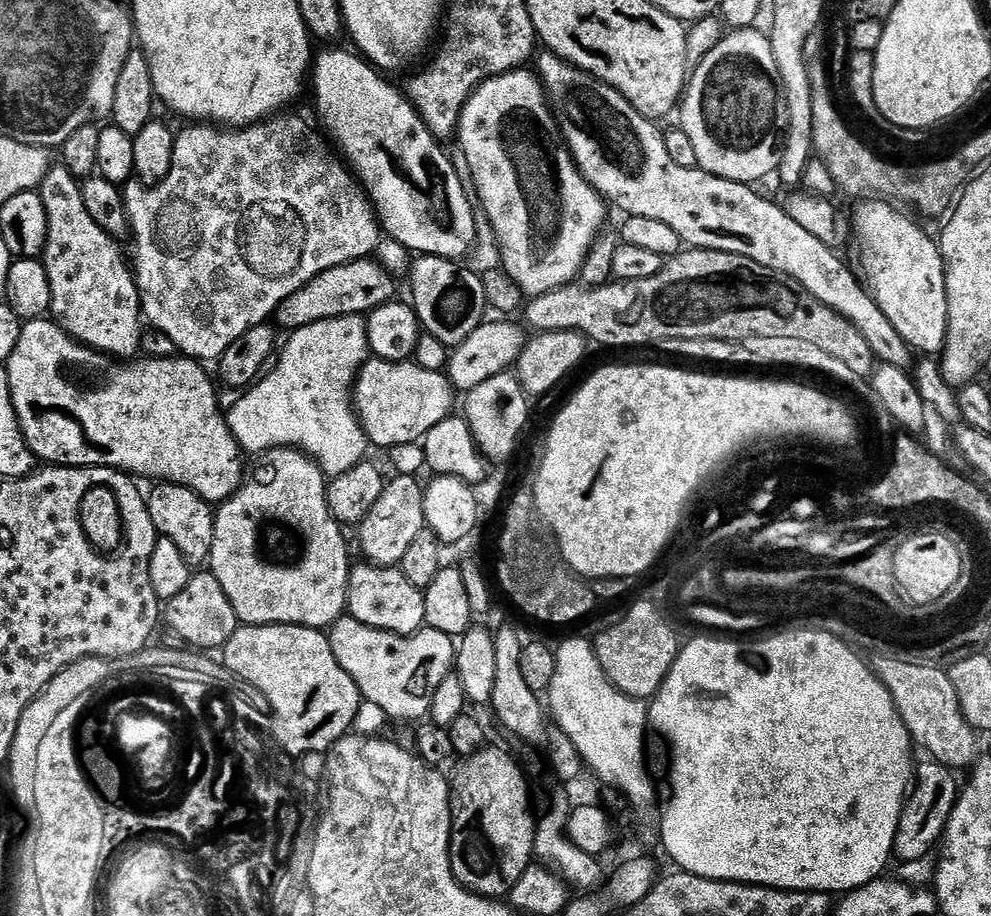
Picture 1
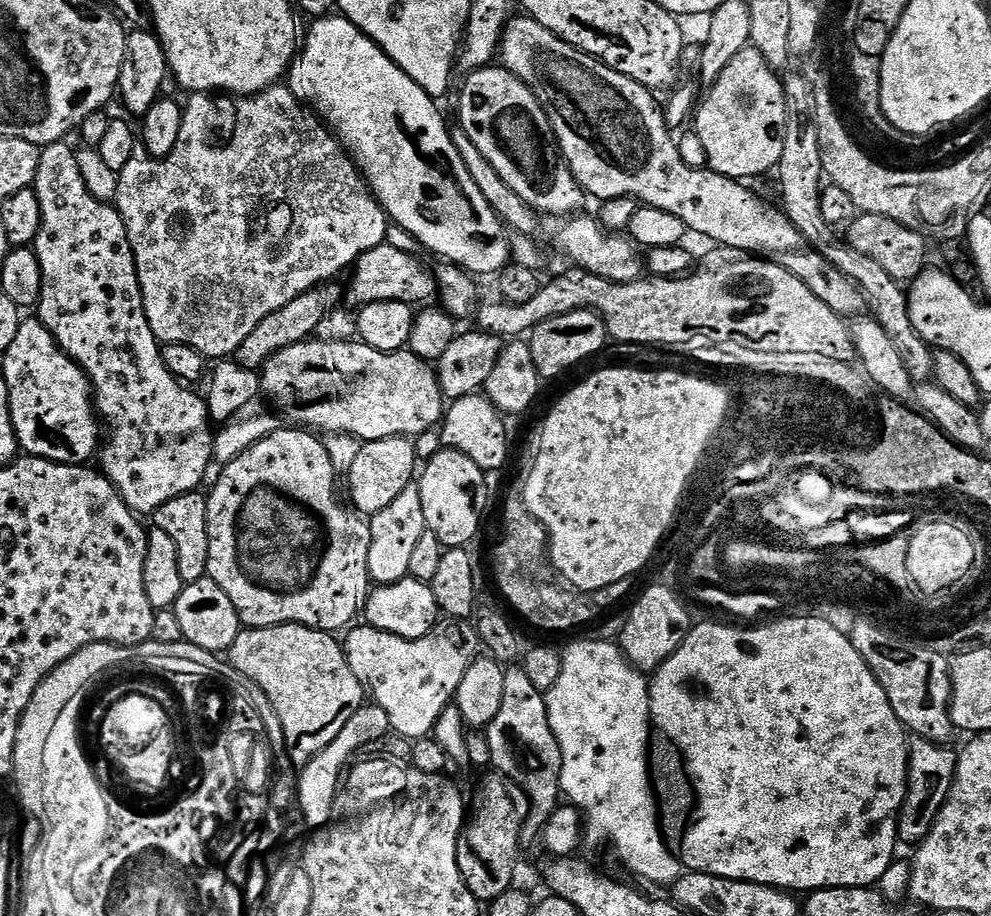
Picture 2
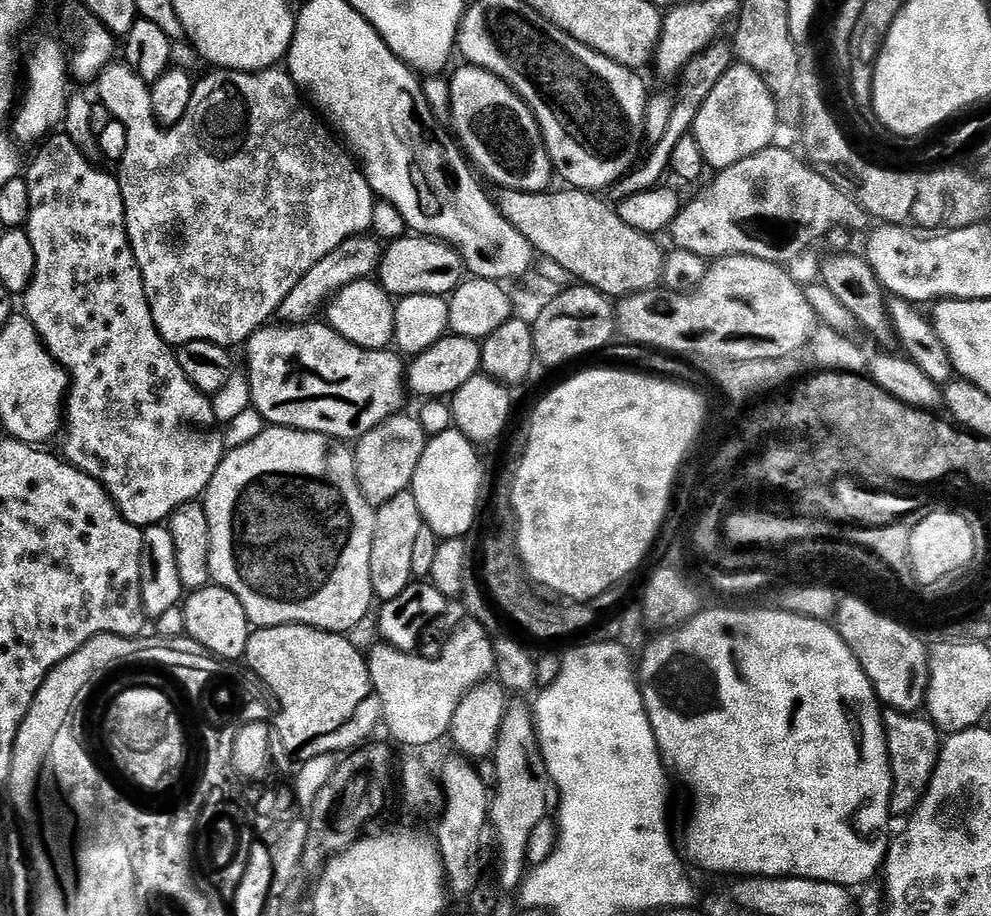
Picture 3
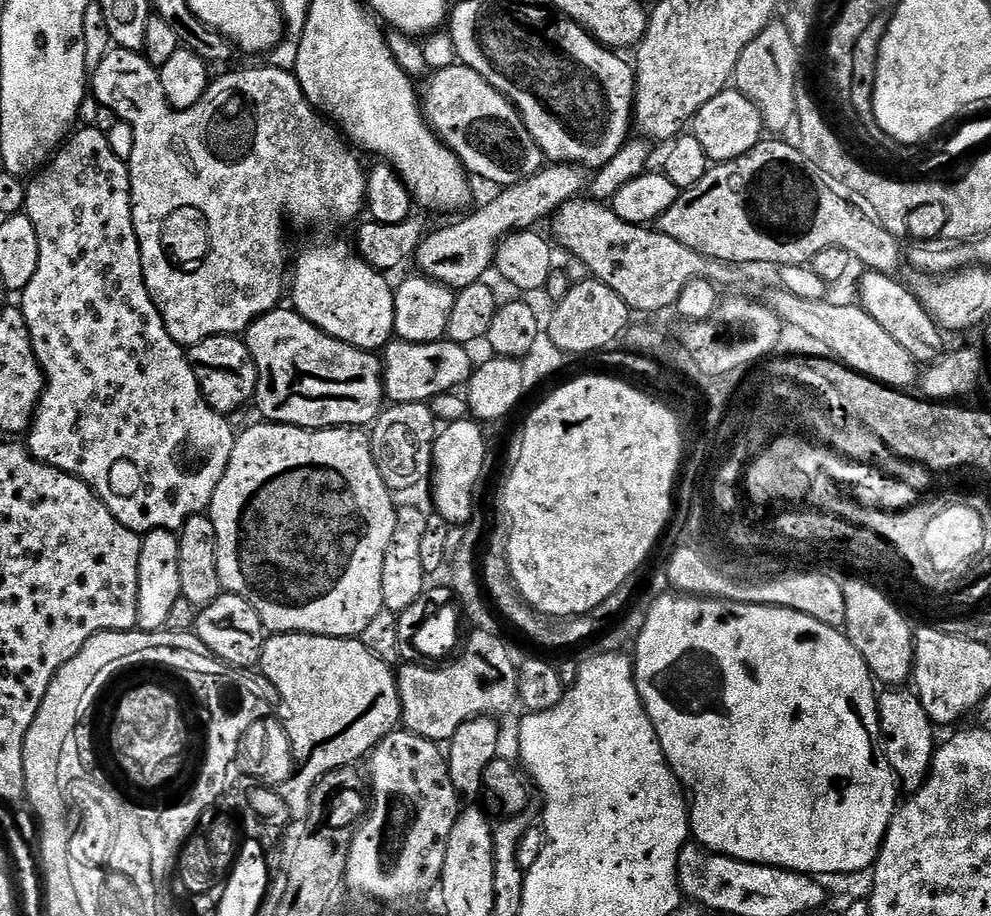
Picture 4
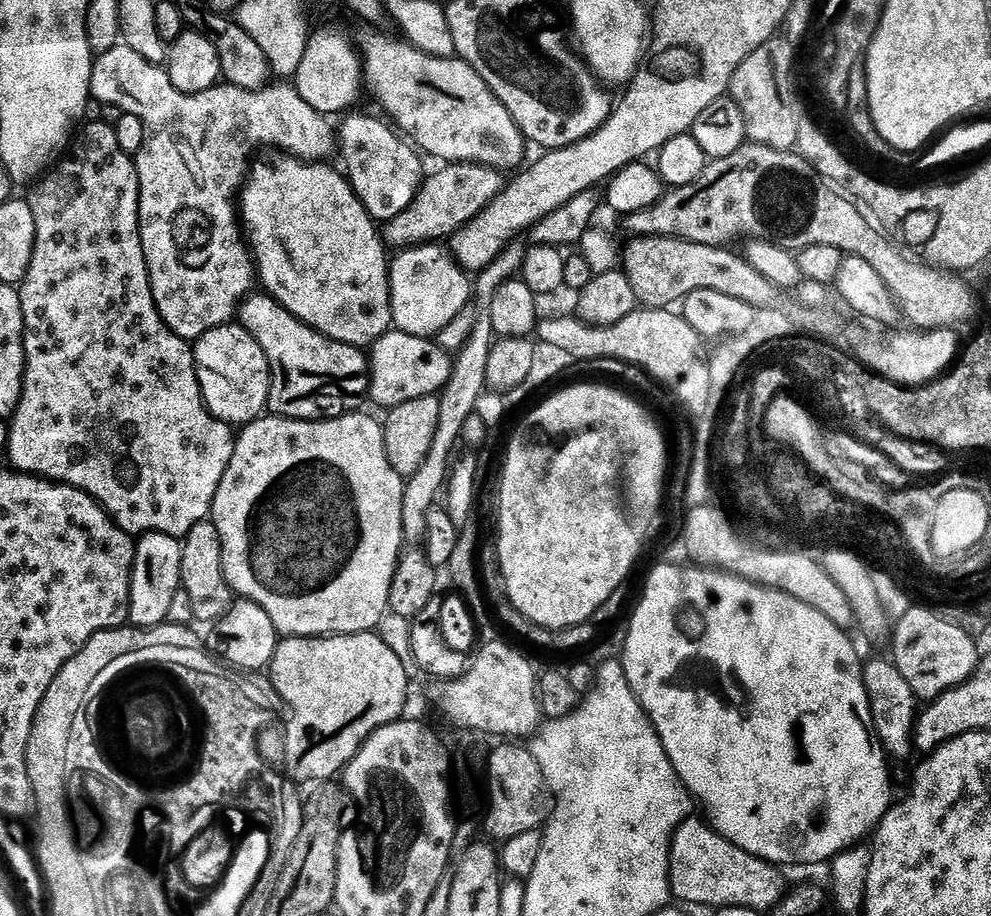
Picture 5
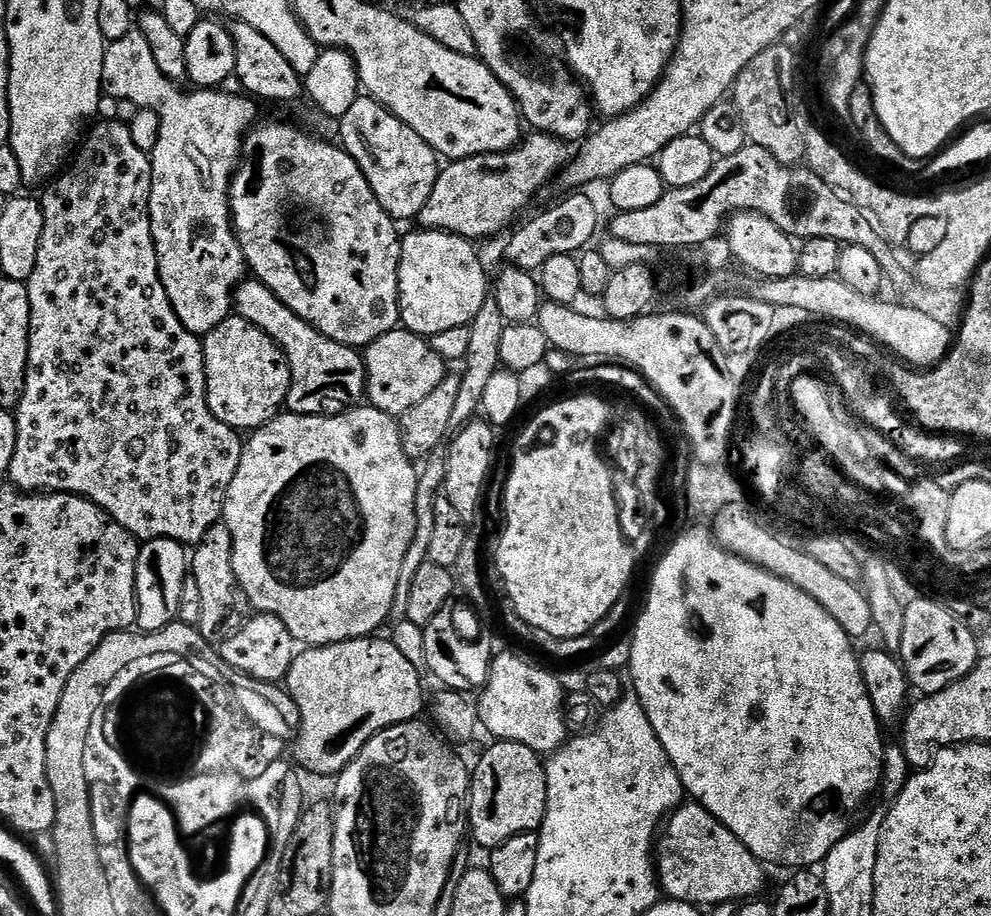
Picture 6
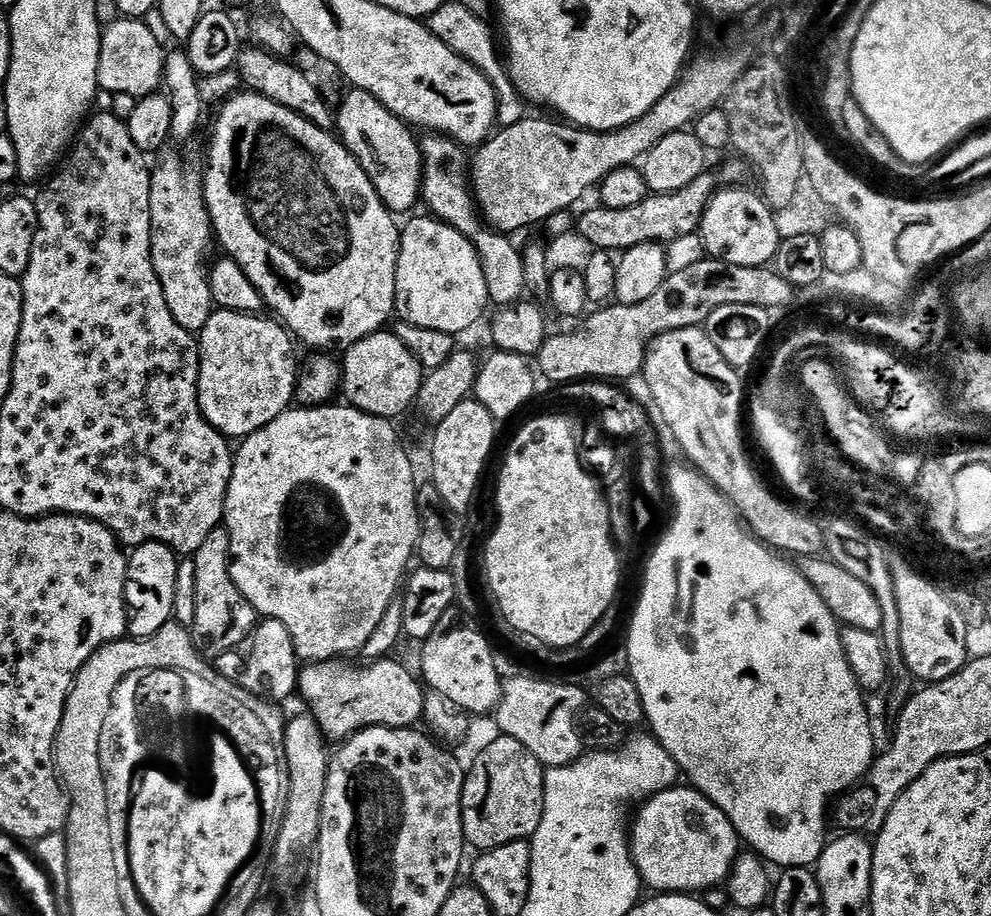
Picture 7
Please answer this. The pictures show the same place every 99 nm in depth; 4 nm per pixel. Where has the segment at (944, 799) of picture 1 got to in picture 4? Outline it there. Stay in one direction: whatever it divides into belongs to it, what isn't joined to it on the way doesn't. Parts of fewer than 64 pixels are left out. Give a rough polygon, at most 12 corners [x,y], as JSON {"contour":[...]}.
{"contour":[[881,691],[880,742],[905,793],[932,770],[938,739],[915,691]]}

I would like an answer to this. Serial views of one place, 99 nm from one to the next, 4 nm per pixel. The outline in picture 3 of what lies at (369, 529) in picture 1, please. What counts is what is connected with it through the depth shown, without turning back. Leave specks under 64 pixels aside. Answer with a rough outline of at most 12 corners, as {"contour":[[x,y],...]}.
{"contour":[[411,490],[376,508],[370,582],[377,601],[413,583],[425,528]]}

